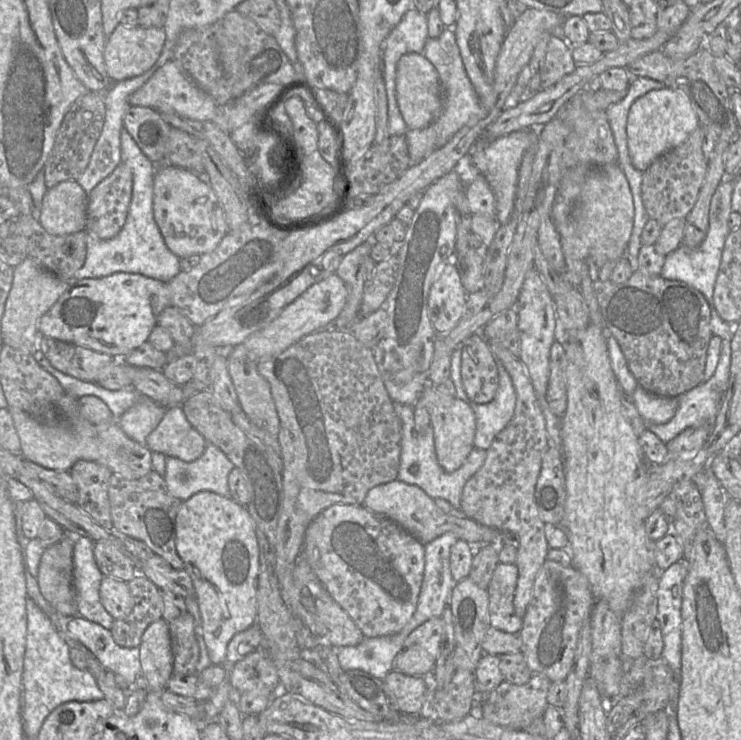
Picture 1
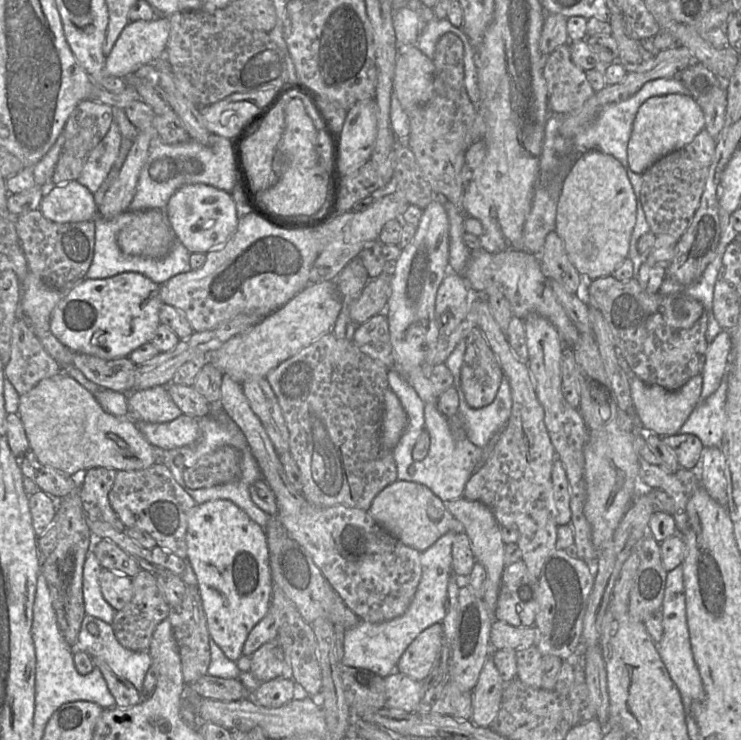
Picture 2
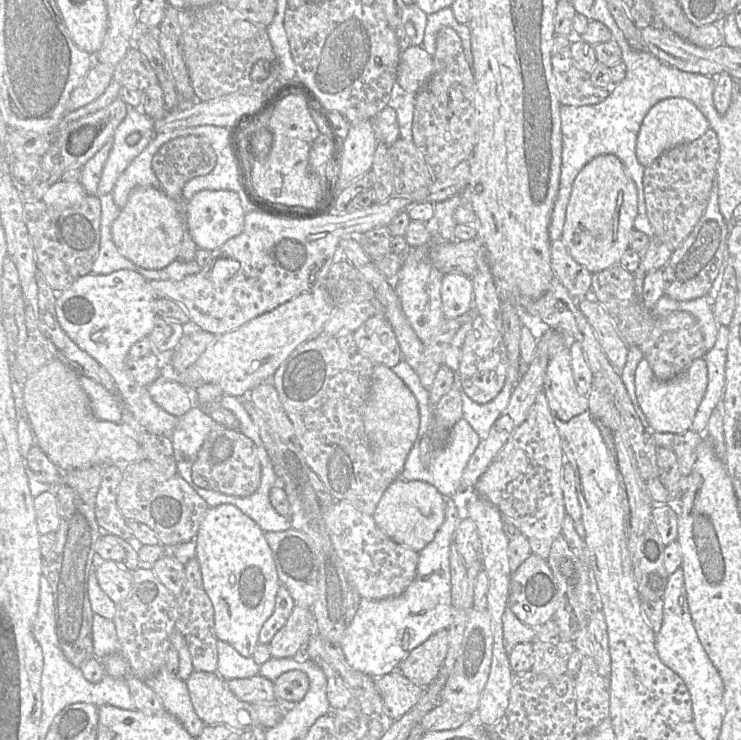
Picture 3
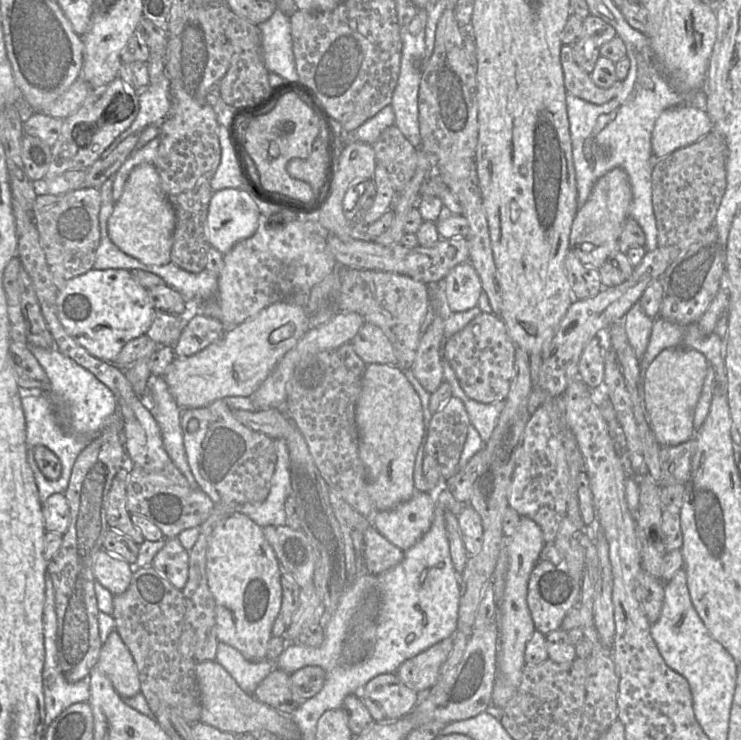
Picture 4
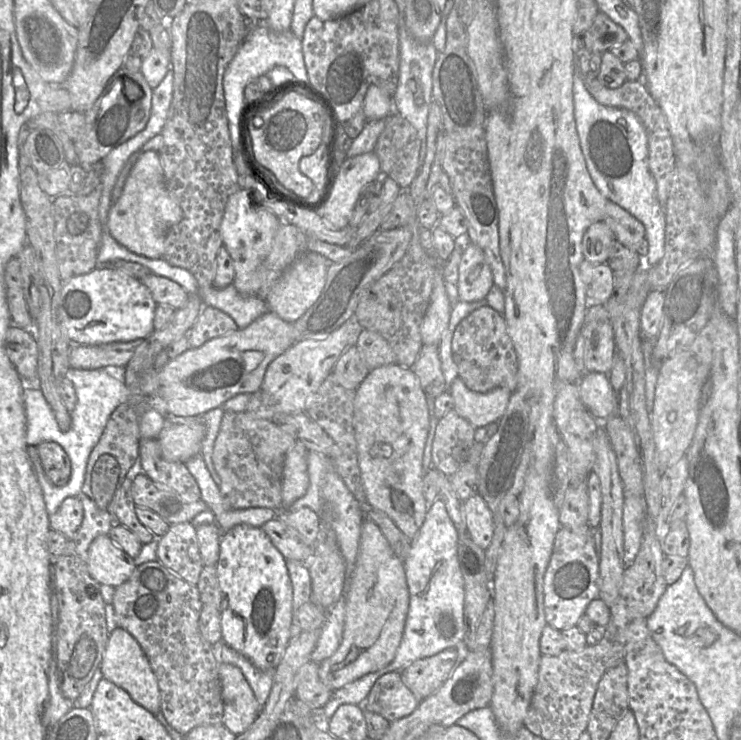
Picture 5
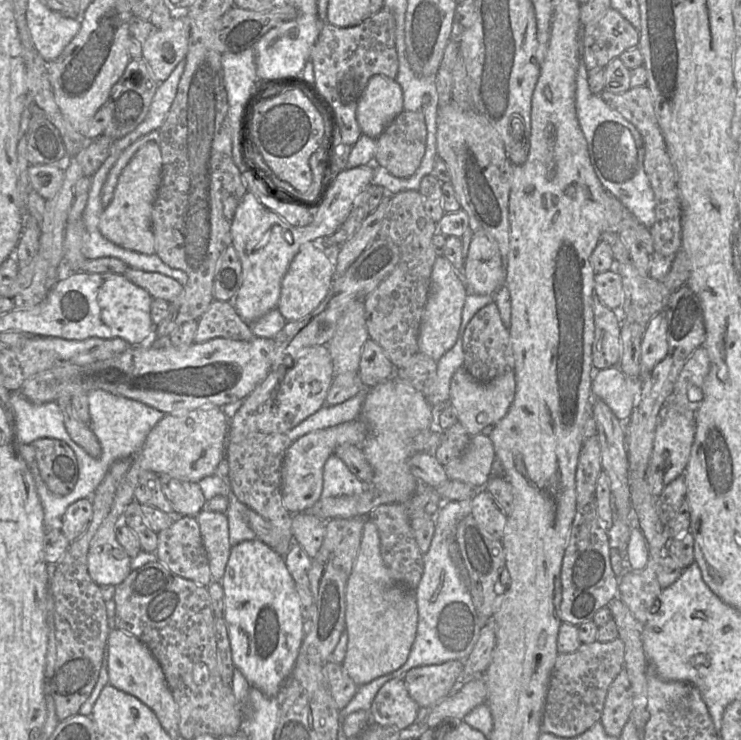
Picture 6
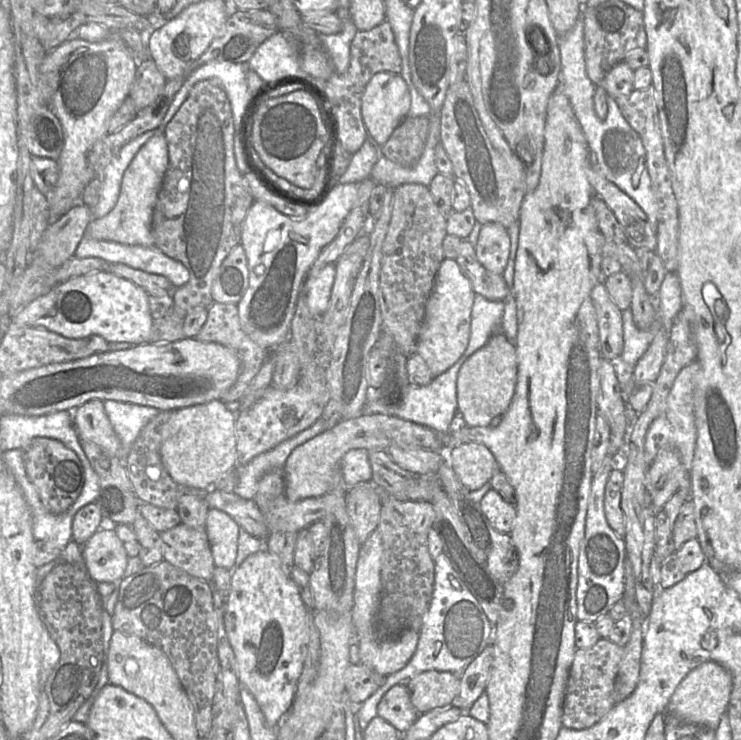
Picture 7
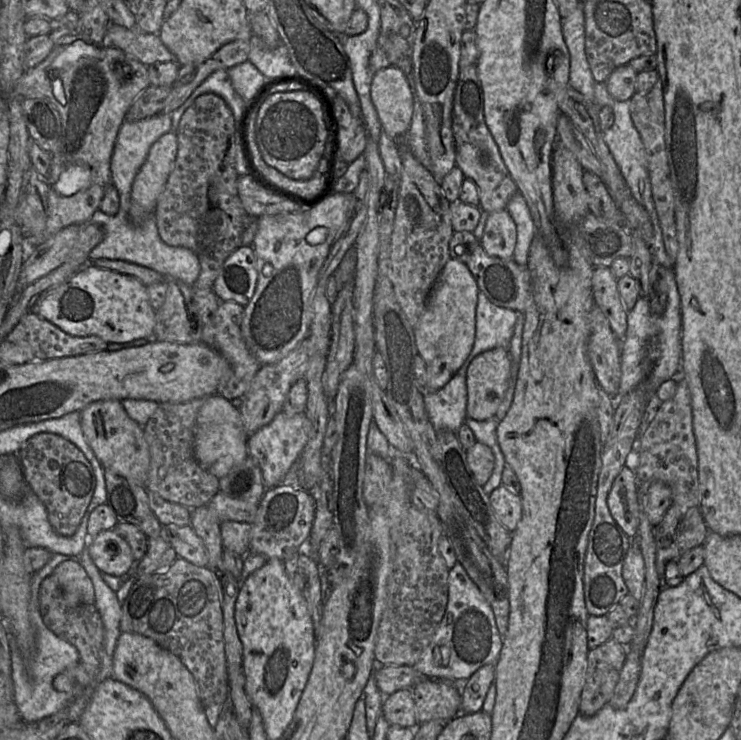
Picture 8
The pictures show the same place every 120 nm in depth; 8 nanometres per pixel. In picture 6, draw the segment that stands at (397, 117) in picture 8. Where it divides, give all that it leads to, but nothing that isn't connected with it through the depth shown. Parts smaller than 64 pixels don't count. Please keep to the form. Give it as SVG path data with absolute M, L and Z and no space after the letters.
M383 75L372 76L357 107L357 121L362 134L377 139L402 111L403 92L396 79Z

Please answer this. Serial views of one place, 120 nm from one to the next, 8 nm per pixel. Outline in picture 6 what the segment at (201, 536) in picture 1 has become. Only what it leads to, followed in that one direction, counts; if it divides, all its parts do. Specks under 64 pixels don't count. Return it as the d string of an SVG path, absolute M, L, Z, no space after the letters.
M259 539L246 540L231 547L223 577L224 619L235 666L248 682L270 697L276 697L289 678L305 636L299 593L283 556Z

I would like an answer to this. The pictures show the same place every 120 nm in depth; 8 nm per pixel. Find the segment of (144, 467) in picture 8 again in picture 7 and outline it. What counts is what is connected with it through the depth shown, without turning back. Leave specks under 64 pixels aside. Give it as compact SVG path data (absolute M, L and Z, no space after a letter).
M90 400L76 408L74 424L80 439L93 442L118 457L121 443L105 412L102 400Z

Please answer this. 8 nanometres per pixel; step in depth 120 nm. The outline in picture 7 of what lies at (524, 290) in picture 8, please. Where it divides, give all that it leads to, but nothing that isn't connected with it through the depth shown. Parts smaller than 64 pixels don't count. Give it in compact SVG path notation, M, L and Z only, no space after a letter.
M463 239L455 259L461 272L468 278L476 294L493 301L505 301L510 296L510 288L503 274L488 271L477 259L475 246Z

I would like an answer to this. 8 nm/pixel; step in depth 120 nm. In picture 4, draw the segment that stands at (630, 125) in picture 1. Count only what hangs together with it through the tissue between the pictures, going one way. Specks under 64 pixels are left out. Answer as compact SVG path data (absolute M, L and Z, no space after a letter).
M689 102L664 110L655 122L651 148L655 159L689 146L713 130L706 110Z

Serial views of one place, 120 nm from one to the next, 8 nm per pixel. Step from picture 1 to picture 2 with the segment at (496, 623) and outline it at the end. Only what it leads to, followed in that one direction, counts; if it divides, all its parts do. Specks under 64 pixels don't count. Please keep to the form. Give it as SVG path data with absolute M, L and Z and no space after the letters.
M522 560L506 565L501 577L495 619L514 627L534 626L539 595L538 577L529 573Z

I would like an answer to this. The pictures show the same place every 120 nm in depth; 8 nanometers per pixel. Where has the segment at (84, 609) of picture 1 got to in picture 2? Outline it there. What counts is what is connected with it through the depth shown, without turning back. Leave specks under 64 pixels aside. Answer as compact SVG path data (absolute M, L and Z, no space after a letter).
M89 550L83 566L82 591L85 614L96 617L107 624L112 623L115 610L103 598L99 586L100 566L94 552Z

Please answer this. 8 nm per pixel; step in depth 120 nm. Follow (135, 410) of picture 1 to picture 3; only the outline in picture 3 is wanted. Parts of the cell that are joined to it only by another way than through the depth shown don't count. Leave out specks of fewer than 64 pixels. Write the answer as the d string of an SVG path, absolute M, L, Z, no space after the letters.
M164 373L161 378L147 386L153 401L167 413L180 417L195 405L191 390L177 380L177 375Z

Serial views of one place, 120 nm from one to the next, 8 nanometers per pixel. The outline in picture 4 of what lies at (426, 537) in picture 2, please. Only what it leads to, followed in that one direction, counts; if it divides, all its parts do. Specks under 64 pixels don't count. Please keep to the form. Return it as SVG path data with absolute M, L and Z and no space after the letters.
M416 491L411 498L392 509L376 511L372 524L390 542L403 551L410 549L429 530L435 509L435 492Z

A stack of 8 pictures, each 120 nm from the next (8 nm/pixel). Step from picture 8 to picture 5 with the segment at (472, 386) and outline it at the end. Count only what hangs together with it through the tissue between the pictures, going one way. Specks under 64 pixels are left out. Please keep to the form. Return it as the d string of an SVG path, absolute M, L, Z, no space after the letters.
M458 376L452 381L449 393L455 411L475 429L496 423L507 407L512 391L497 387L486 393L474 392Z

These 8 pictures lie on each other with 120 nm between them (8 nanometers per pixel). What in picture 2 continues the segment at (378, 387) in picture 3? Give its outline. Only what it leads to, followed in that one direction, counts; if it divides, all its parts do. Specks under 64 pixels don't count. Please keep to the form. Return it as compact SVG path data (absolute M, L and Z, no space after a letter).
M390 388L384 393L384 412L381 423L381 441L393 450L407 425L407 414L399 398Z

